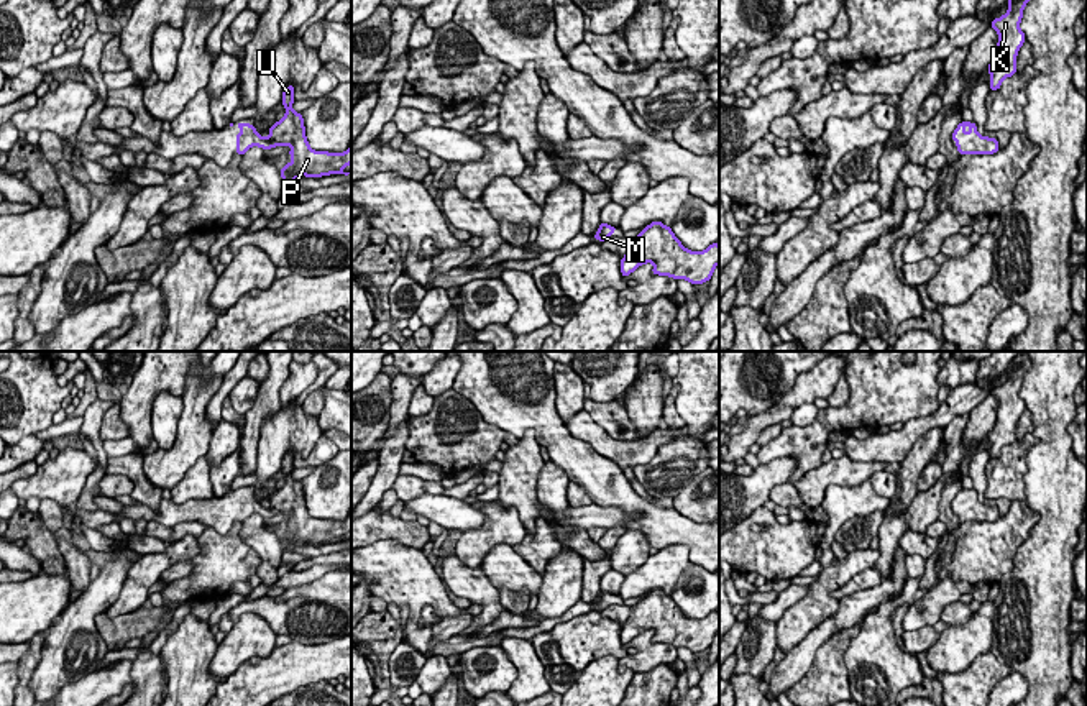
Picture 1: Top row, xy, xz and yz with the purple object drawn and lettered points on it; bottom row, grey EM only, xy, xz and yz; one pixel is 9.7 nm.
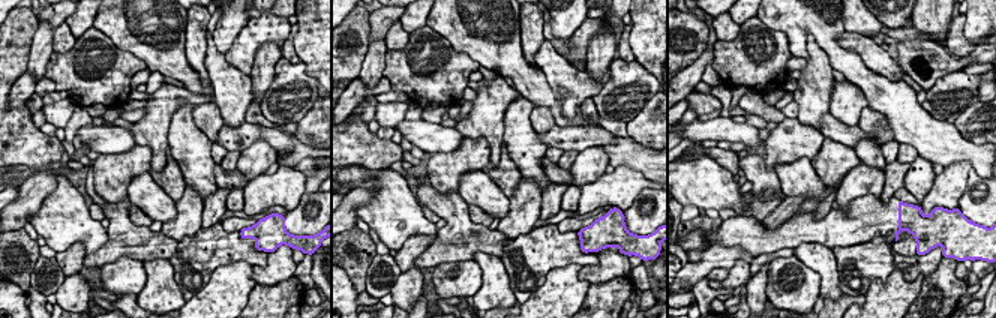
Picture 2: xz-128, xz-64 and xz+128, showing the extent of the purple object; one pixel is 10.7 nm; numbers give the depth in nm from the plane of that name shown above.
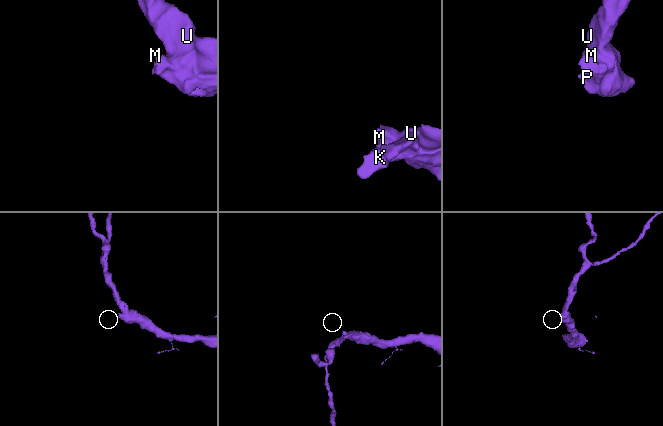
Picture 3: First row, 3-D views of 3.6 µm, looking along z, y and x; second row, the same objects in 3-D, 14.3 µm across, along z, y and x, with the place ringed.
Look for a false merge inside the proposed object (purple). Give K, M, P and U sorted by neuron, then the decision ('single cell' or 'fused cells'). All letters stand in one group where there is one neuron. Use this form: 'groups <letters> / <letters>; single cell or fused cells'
groups K M P U; single cell

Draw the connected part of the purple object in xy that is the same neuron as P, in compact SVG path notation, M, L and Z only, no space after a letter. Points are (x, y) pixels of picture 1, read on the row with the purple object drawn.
M287 85L281 102L281 105L286 107L286 115L269 126L268 138L263 138L250 123L235 123L241 130L236 133L236 154L243 156L251 146L259 146L263 149L291 146L292 149L287 154L292 161L281 167L282 182L289 184L294 184L300 176L322 177L330 174L351 174L342 171L345 166L351 164L351 144L345 153L314 151L309 146L302 113L292 110L292 94L294 85Z

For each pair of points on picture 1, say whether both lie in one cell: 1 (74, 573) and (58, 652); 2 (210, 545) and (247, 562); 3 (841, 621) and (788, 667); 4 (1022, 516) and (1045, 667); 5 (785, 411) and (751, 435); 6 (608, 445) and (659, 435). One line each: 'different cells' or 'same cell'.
1: different cells
2: same cell
3: same cell
4: different cells
5: same cell
6: same cell

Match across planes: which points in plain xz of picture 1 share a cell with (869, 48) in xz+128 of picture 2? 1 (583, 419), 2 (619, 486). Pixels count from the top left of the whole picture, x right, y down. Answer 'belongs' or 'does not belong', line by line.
1: belongs
2: does not belong

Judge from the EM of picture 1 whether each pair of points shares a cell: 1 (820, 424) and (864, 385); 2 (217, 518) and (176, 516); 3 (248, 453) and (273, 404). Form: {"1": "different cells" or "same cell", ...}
{"1": "same cell", "2": "same cell", "3": "same cell"}

